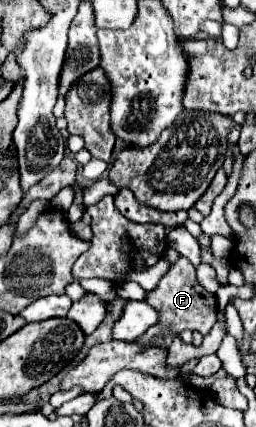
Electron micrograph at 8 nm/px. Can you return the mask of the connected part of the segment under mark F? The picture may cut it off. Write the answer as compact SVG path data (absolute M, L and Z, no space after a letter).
M180 257L170 271L164 275L164 279L160 279L158 287L154 291L148 293L146 303L150 303L158 313L160 313L160 323L150 327L140 339L140 345L158 345L168 348L174 335L182 333L184 329L190 331L200 331L202 335L208 335L208 331L212 329L214 321L216 321L216 297L210 295L208 291L204 291L198 281L196 281L196 269L192 267L192 263L186 257Z

